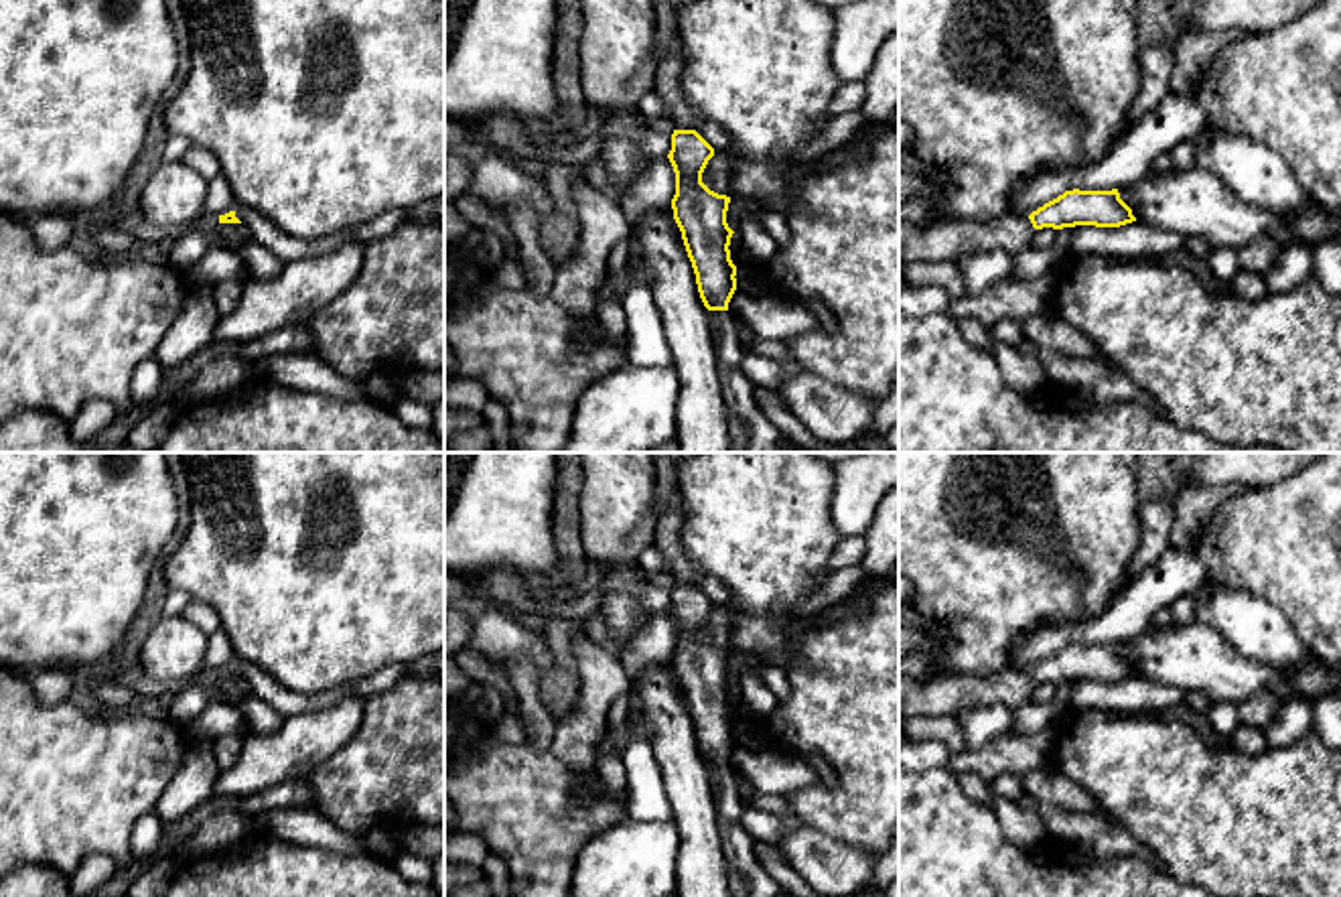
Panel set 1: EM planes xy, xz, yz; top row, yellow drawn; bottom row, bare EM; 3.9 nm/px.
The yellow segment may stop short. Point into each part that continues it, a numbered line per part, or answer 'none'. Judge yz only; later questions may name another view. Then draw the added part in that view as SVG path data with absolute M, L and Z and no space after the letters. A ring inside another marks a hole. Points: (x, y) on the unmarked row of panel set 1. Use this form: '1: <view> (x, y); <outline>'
1: yz (948, 695); M1008 668L992 676L941 674L919 682L899 674L899 720L911 716L958 716L980 704L1004 704L1012 712L1031 702L1029 672Z

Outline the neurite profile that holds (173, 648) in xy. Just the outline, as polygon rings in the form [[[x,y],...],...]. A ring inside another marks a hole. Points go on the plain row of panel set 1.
[[[160,615],[144,633],[138,668],[160,682],[203,672],[209,635],[183,615]]]

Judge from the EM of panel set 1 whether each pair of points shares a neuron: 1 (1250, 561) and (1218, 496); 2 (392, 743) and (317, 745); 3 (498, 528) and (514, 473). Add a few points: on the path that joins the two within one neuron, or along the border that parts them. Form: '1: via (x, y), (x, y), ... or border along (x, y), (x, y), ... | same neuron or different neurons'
1: border along (1242, 488), (1216, 510), (1195, 542) | different neurons
2: border along (364, 701), (360, 729), (309, 776) | different neurons
3: via (498, 514), (500, 488) | same neuron

